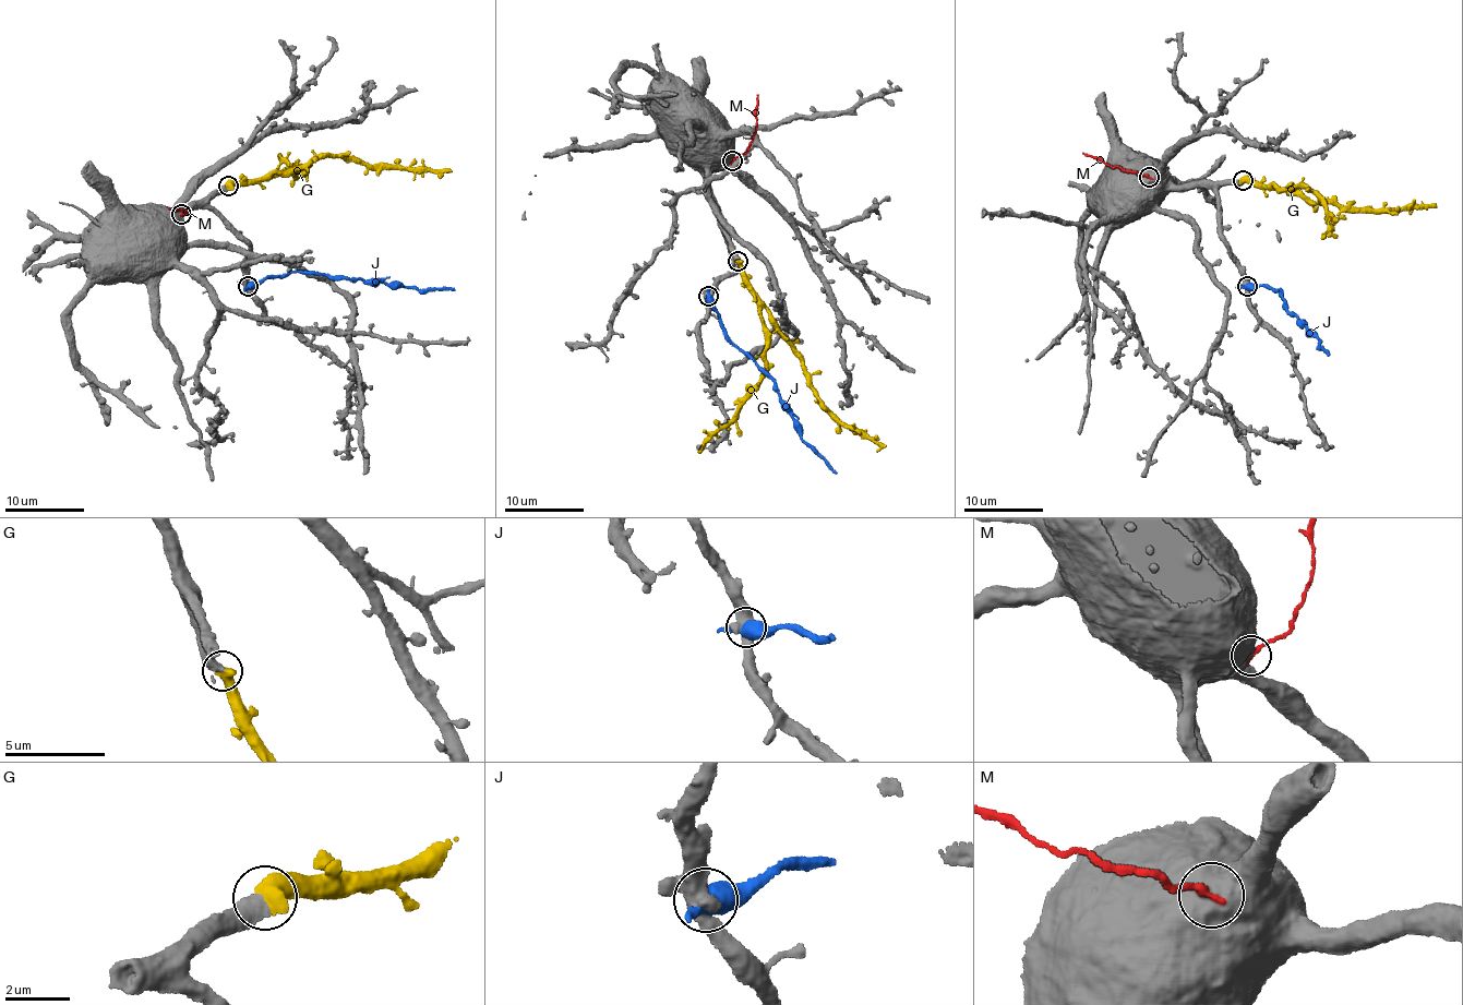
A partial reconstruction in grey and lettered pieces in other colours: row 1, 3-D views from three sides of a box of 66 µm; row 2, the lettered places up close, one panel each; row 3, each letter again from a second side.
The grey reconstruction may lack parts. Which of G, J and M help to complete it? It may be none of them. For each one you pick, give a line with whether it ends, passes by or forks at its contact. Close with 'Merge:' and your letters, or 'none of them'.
G: it ends
Merge: G

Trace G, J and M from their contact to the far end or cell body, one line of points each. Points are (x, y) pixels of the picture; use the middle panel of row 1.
G: (738, 261), (744, 285), (768, 313), (781, 337), (791, 346), (818, 398), (840, 420), (862, 429), (885, 447)
J: (709, 296), (723, 333), (770, 375), (803, 439), (836, 474)
M: (732, 160), (747, 151), (755, 134), (757, 94)

